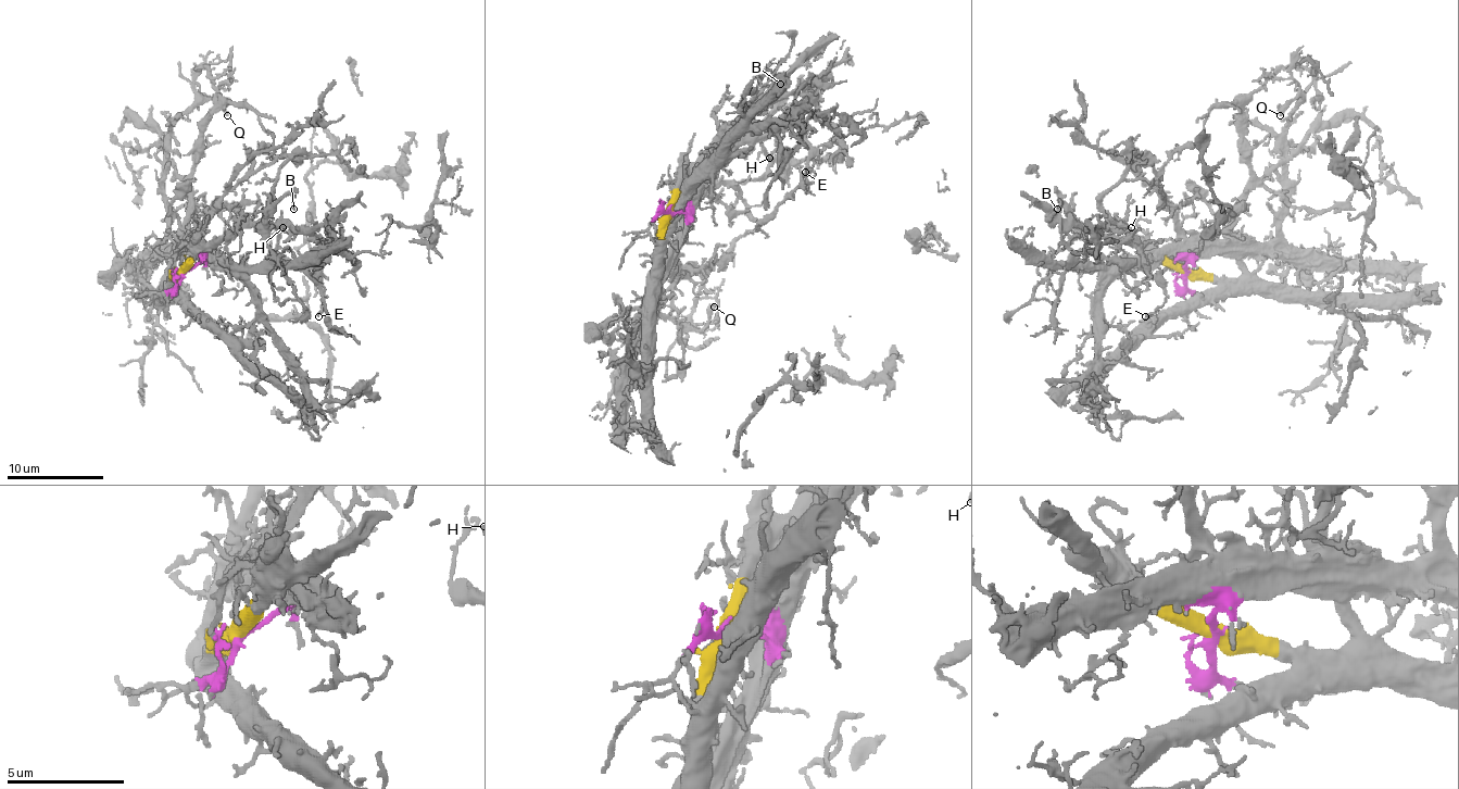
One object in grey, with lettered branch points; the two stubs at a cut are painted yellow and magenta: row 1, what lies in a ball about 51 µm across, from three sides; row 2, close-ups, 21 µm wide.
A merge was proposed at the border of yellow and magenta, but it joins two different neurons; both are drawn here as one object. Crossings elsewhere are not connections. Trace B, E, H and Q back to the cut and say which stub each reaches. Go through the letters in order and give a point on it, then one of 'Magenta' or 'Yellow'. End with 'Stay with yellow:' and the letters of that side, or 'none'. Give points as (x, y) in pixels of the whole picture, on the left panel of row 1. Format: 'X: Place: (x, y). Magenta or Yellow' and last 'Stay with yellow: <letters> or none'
B: Place: (293, 209). Yellow
E: Place: (318, 316). Yellow
H: Place: (283, 227). Yellow
Q: Place: (227, 115). Magenta
Stay with yellow: B, E, H

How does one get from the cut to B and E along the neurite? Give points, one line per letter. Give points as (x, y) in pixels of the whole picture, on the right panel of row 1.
B: (1187, 273), (1162, 265), (1119, 227), (1085, 227), (1061, 196), (1056, 210)
E: (1187, 273), (1162, 265), (1124, 229), (1103, 227), (1095, 234), (1139, 249), (1143, 271), (1166, 295), (1146, 316)

